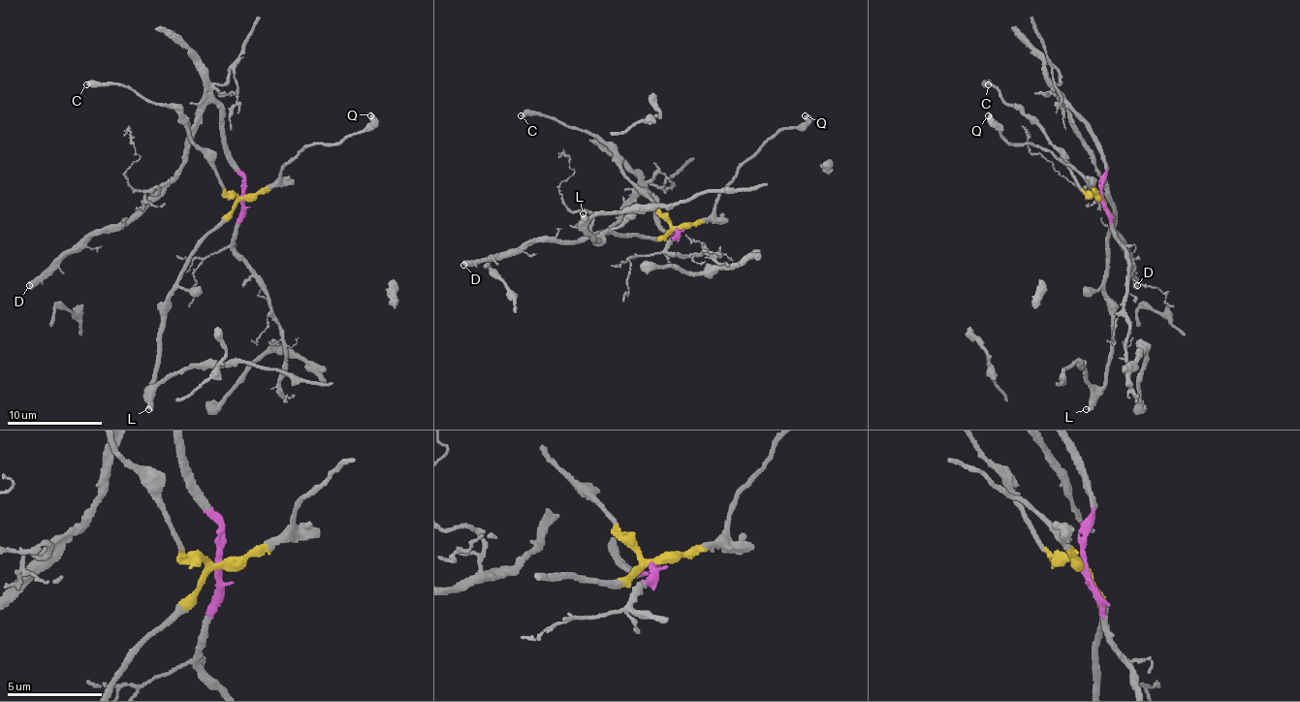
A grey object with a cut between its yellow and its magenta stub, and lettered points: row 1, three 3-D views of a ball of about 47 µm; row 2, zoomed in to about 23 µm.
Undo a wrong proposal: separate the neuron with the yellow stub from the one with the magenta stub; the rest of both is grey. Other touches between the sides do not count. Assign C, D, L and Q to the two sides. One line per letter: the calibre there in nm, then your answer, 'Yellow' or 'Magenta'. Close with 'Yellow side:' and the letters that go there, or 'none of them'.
C: Thickness 360 nm. Yellow
D: Thickness 500 nm. Magenta
L: Thickness 400 nm. Yellow
Q: Thickness 440 nm. Yellow
Yellow side: C, L, Q

